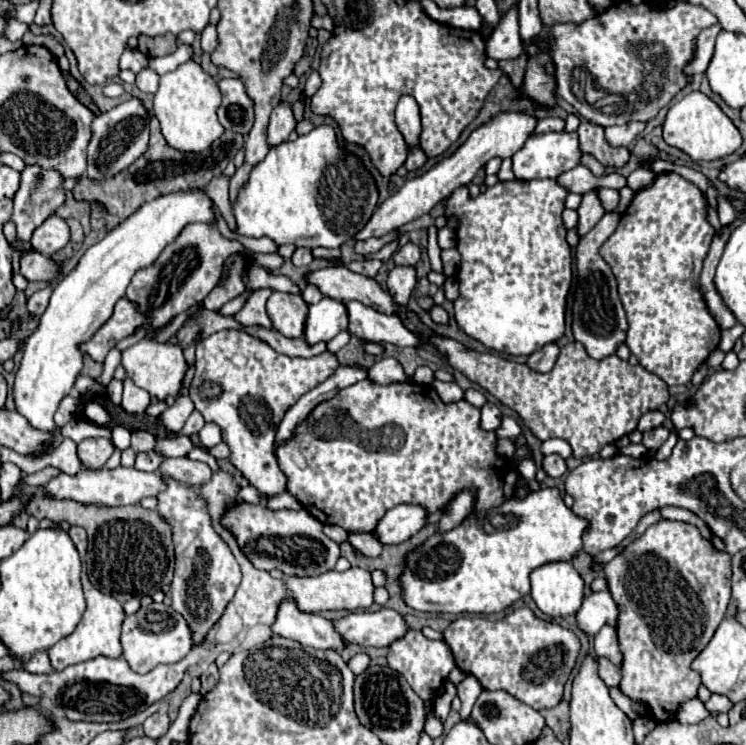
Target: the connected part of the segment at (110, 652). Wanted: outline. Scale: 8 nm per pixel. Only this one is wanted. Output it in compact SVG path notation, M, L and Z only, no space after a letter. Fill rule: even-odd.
M71 526L69 531L68 531L74 545L76 546L81 561L83 562L83 570L81 573L81 583L82 583L82 587L83 587L83 592L84 592L84 597L86 597L86 603L88 603L88 607L86 607L86 611L84 611L84 615L82 615L82 619L80 619L80 623L78 623L78 627L76 627L76 629L74 629L74 633L70 633L70 635L68 635L68 637L64 637L64 639L60 639L60 641L58 641L58 643L56 643L56 645L54 645L54 647L50 647L50 651L48 651L48 657L50 657L50 663L52 663L52 667L54 667L54 671L62 671L62 669L66 669L66 667L68 667L68 665L74 665L74 663L82 663L82 661L88 661L88 659L96 659L96 657L100 657L100 655L104 655L104 657L120 657L120 655L122 655L122 645L120 645L120 627L122 627L122 621L124 621L124 609L122 609L122 605L120 605L120 603L118 603L118 601L116 601L116 599L114 599L114 597L110 597L110 595L104 595L104 593L102 593L102 591L98 591L98 589L96 589L96 587L94 587L94 585L92 585L92 583L90 583L88 574L87 574L87 569L85 566L85 559L86 559L86 555L87 555L87 549L88 549L88 538L87 538L87 533L85 531L85 529L80 528L78 526Z

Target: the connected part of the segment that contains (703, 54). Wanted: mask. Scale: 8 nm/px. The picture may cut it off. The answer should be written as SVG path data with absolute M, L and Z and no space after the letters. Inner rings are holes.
M716 23L708 29L702 29L698 39L696 39L696 49L694 49L694 59L690 59L690 63L686 65L686 75L698 75L698 73L704 73L710 59L712 59L712 53L714 53L714 41L716 41L716 35L722 31L722 27Z

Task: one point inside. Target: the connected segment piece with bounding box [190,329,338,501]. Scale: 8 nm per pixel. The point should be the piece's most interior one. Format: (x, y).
(241, 384)

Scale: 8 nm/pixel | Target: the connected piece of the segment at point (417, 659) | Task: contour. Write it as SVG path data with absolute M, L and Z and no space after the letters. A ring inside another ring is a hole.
M410 629L404 639L394 641L388 649L390 649L388 657L386 657L388 659L388 667L394 669L394 671L398 671L400 675L404 675L408 679L408 683L412 685L412 689L416 691L416 695L424 699L426 713L430 713L432 705L434 705L432 701L434 701L436 693L442 689L444 681L448 679L448 673L456 667L450 647L444 641L430 641L420 631Z

